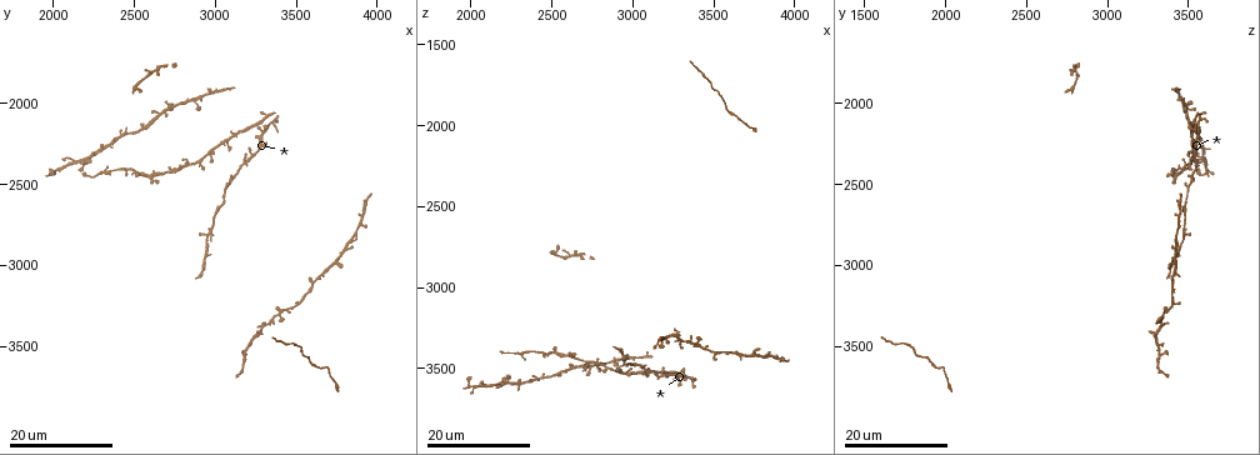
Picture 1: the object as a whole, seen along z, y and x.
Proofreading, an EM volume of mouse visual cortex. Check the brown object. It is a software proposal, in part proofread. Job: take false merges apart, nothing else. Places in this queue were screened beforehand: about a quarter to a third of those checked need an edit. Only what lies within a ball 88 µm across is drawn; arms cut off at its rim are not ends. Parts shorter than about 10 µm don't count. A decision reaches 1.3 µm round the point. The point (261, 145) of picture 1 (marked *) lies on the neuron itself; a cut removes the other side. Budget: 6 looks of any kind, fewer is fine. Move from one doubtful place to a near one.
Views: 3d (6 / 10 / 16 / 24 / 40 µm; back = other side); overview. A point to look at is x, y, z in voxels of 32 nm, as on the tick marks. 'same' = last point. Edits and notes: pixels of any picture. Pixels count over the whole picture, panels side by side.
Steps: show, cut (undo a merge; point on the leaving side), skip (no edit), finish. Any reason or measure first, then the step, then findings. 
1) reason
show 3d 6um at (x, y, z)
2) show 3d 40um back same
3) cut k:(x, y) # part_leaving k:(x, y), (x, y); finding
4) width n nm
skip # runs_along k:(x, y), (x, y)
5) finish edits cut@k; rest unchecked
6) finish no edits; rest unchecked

thin arm on a thick one
show 3d 24um at (2720, 2420, 3460)

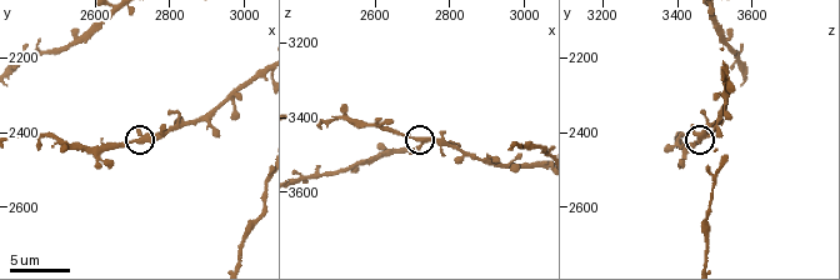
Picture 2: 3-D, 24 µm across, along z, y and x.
show 3d 10um at (2730, 2430, 3460)

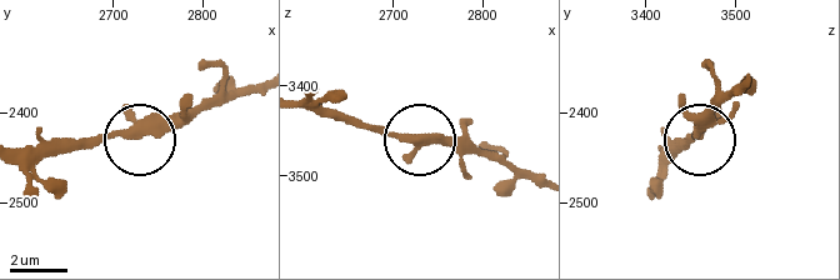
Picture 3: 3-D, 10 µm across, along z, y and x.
skip # runs_along 3:(258, 85), (171, 115), (136, 138), (74, 146); all the same neuron

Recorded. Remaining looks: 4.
show 3d 10um at (2550, 2150, 3520)

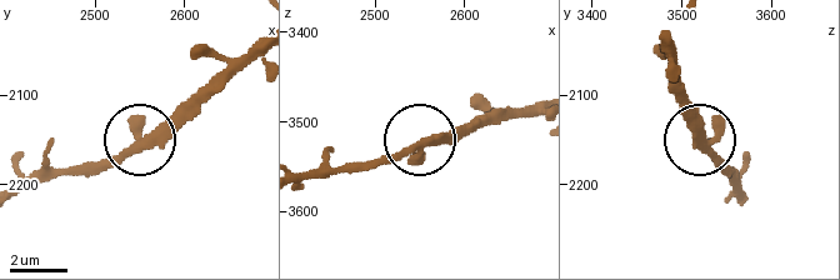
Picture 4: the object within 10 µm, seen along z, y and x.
width 290 nm
skip # continuous, no second neuron

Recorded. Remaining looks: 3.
a narrow waist
show 3d 24um at (2340, 2400, 3420)

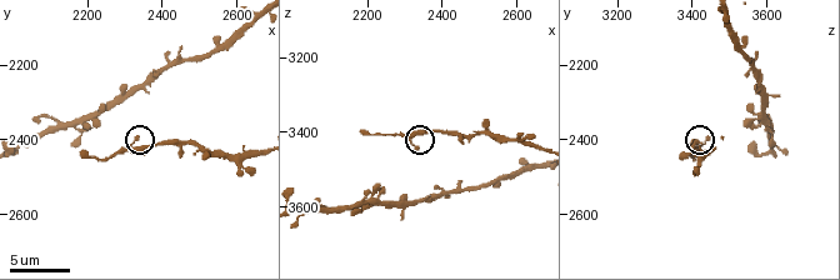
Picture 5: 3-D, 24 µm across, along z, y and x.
show 3d 6um at (2310, 2410, 3430)

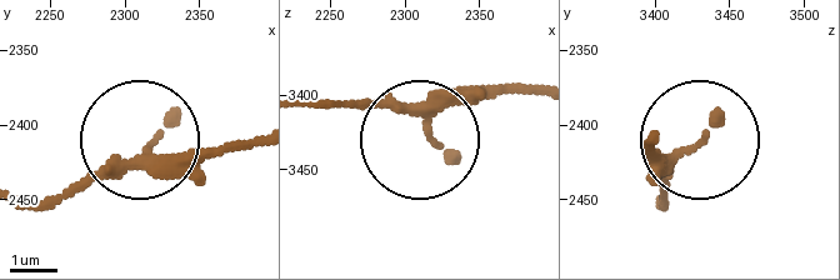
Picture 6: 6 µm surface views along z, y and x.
skip # one neuron here

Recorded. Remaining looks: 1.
finish no edits; rest unchecked

